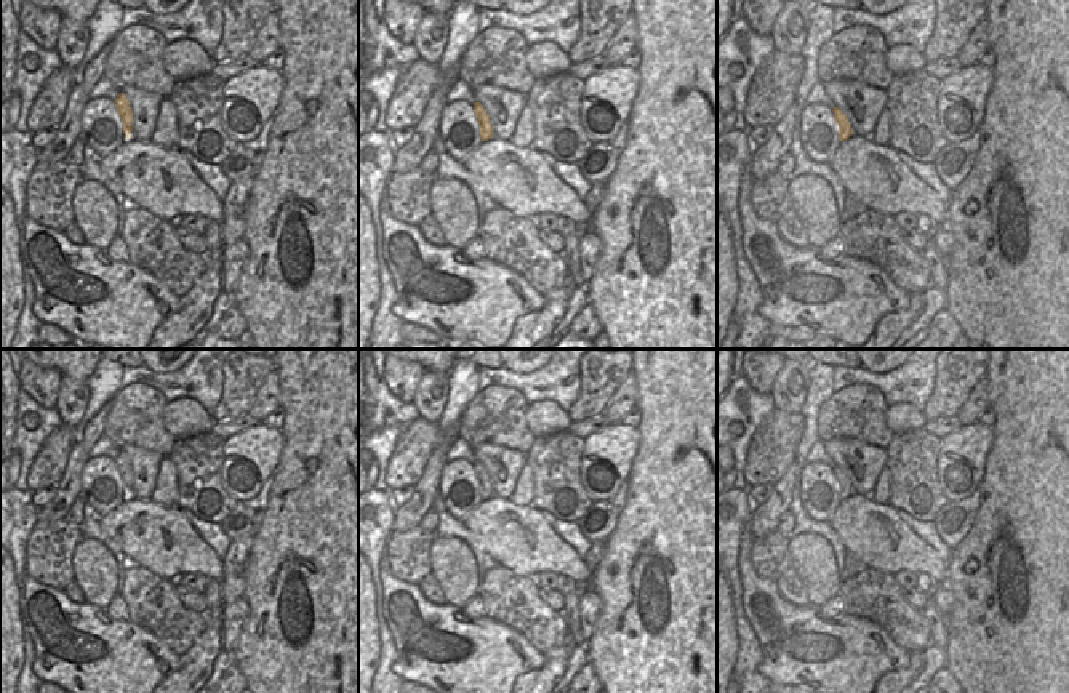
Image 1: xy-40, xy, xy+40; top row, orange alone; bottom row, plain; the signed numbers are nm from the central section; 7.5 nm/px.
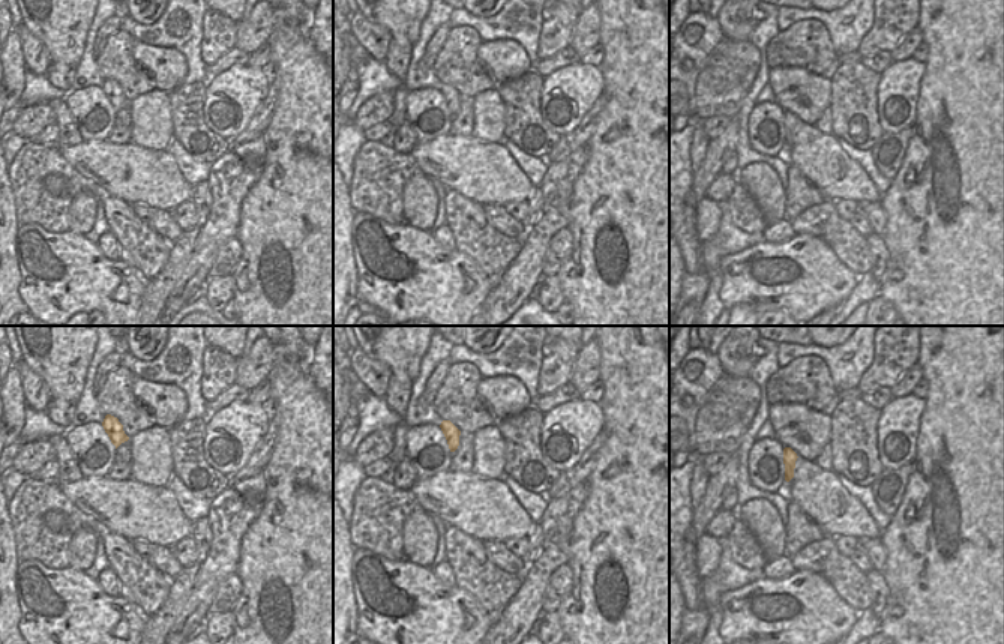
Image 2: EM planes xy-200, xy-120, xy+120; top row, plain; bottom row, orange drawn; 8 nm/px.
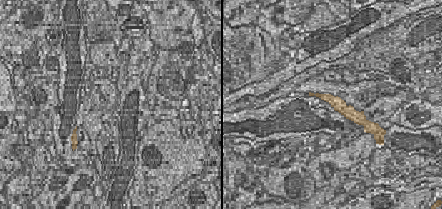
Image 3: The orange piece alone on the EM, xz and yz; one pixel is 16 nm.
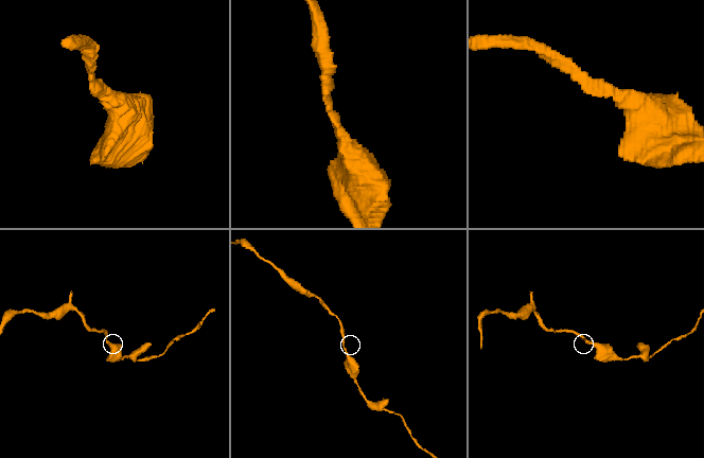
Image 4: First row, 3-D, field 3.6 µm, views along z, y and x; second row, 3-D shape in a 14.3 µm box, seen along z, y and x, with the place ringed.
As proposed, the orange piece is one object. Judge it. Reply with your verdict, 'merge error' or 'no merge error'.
no merge error

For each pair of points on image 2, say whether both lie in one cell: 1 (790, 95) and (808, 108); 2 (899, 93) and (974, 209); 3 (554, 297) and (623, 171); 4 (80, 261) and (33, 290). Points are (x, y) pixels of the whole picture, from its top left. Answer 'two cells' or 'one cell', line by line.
1: one cell
2: two cells
3: two cells
4: one cell

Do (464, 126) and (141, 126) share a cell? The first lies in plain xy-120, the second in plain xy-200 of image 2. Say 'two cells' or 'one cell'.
two cells

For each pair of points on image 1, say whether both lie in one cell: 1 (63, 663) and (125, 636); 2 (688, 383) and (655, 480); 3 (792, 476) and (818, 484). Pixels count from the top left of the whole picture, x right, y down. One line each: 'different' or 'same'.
1: same
2: same
3: different

